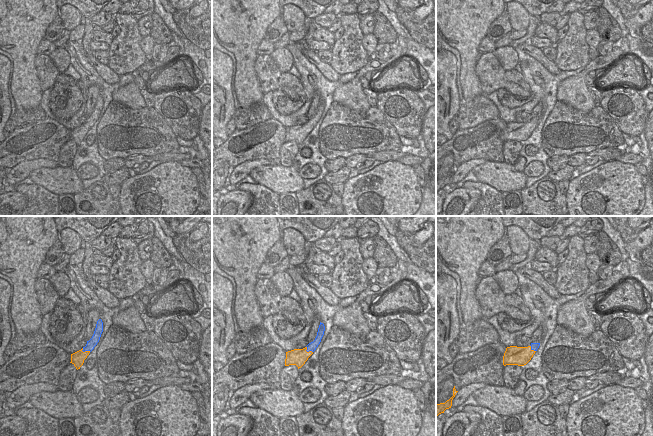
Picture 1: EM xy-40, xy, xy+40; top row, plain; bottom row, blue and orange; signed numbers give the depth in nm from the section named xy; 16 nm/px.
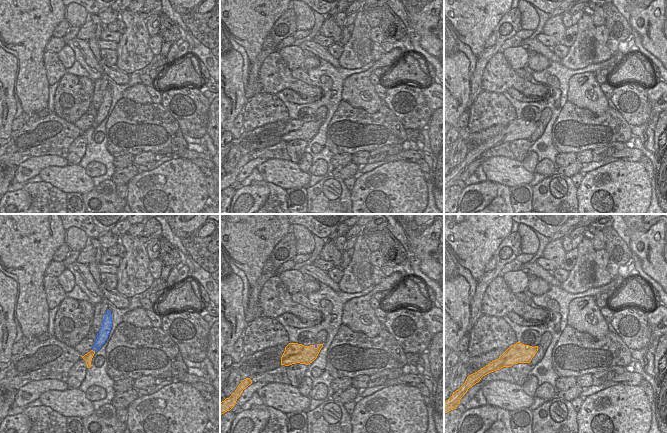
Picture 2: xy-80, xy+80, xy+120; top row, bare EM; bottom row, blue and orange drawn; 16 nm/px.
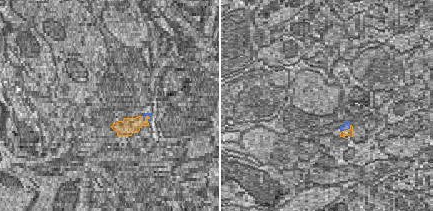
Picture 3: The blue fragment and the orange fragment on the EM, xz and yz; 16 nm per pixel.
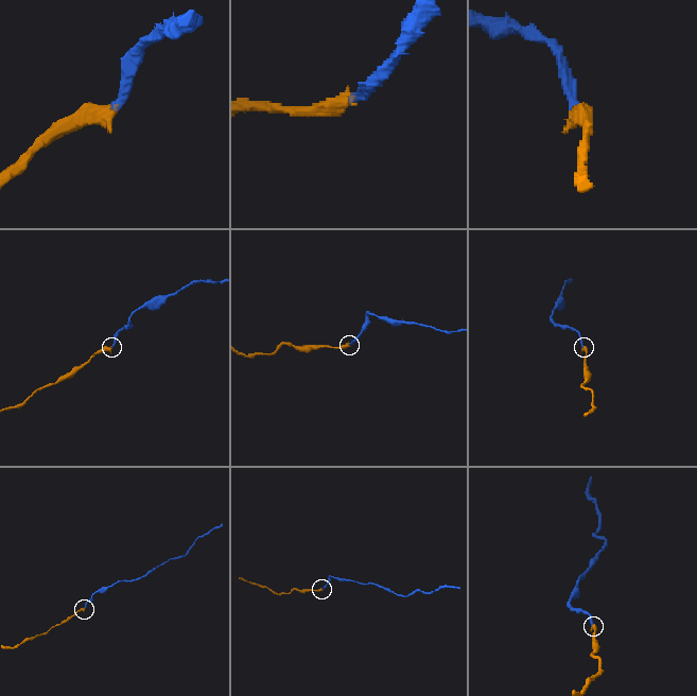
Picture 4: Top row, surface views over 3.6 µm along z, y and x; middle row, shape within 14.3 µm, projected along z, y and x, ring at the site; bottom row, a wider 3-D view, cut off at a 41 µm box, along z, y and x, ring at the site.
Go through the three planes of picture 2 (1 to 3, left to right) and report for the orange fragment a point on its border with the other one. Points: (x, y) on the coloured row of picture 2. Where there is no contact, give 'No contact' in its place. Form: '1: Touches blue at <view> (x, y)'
1: Touches blue at xy-80 (94, 350)
2: Touches blue at xy+80 (316, 346)
3: No contact

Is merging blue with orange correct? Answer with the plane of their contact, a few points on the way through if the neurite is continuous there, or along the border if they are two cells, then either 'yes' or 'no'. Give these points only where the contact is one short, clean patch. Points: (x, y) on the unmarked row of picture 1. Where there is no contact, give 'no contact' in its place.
xy-40 | along xy-40 (81, 126), (90, 127) | no

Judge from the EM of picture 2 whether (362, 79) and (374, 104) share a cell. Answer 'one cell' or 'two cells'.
one cell

